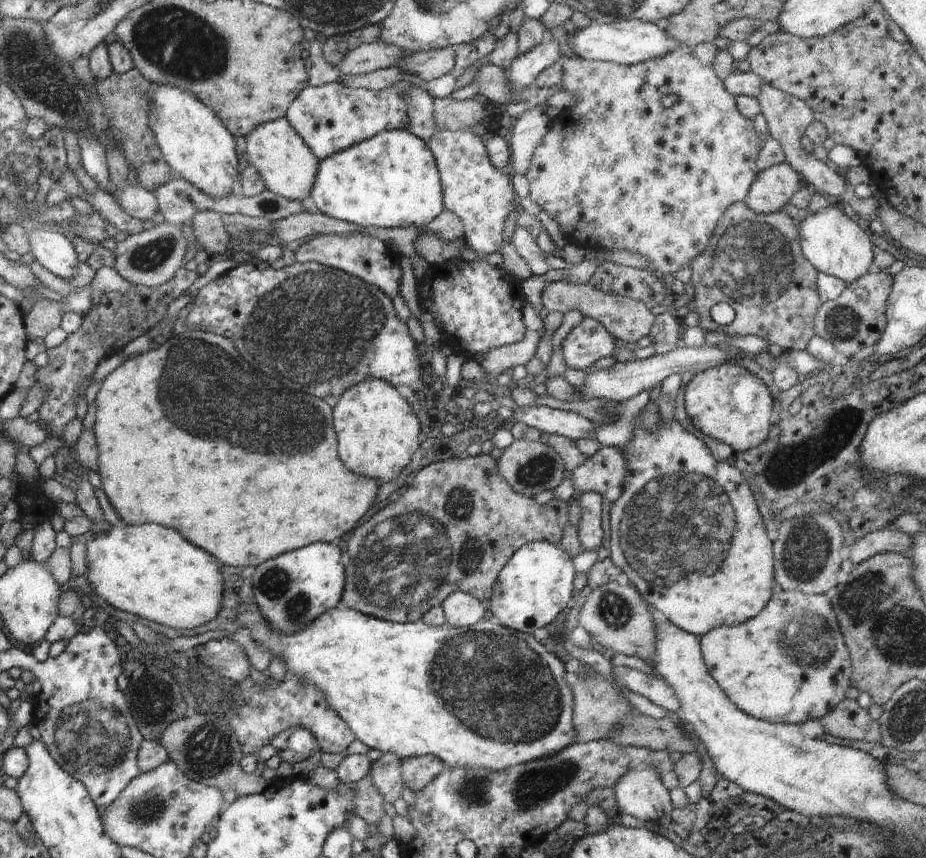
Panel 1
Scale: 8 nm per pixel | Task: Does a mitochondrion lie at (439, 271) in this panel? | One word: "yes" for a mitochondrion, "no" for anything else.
no

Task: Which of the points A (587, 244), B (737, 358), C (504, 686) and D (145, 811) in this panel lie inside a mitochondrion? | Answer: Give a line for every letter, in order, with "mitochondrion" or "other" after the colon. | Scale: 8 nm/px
A: other
B: other
C: mitochondrion
D: mitochondrion

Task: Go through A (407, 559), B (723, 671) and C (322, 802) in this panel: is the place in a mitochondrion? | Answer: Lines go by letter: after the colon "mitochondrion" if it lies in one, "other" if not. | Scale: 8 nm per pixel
A: mitochondrion
B: other
C: other

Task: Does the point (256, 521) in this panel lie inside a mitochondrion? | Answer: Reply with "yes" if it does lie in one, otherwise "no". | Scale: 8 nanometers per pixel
no

